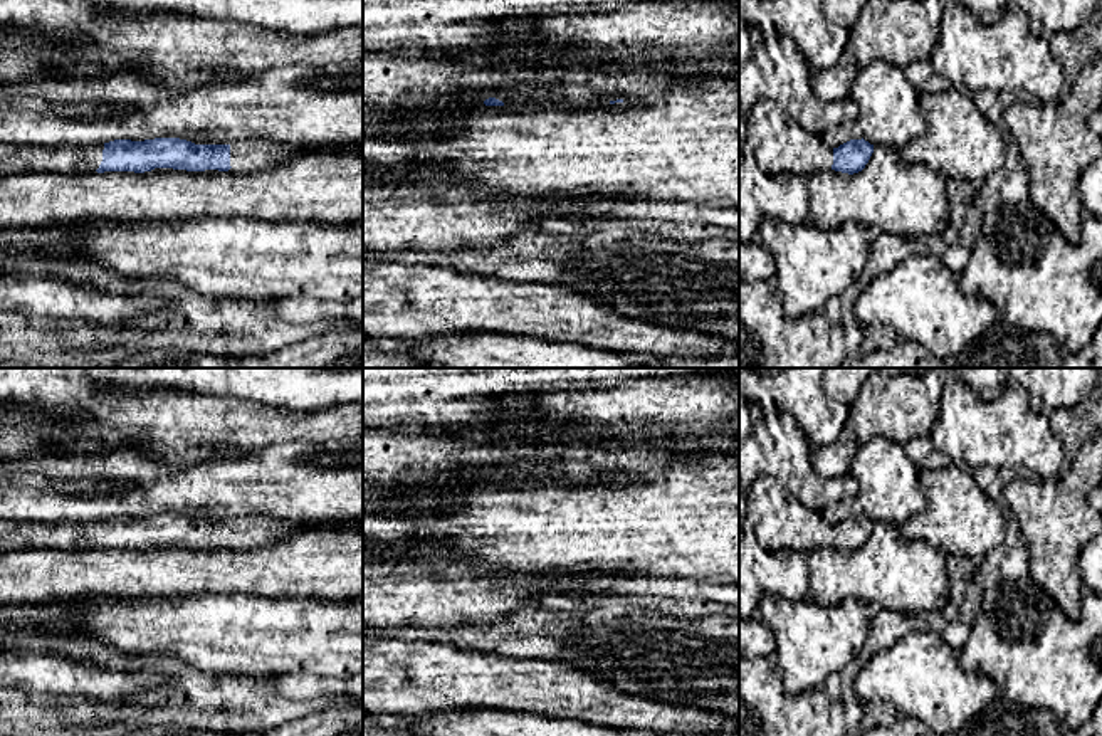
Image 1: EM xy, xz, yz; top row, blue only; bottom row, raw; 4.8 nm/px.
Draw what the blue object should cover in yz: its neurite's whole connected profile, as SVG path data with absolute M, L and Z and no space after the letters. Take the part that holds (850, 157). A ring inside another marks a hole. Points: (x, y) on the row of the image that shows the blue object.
M769 97L751 108L746 129L744 143L769 175L796 173L808 178L826 168L853 175L865 168L874 153L874 145L863 138L828 148L821 136L801 128L788 109Z

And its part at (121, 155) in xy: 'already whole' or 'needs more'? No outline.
needs more

